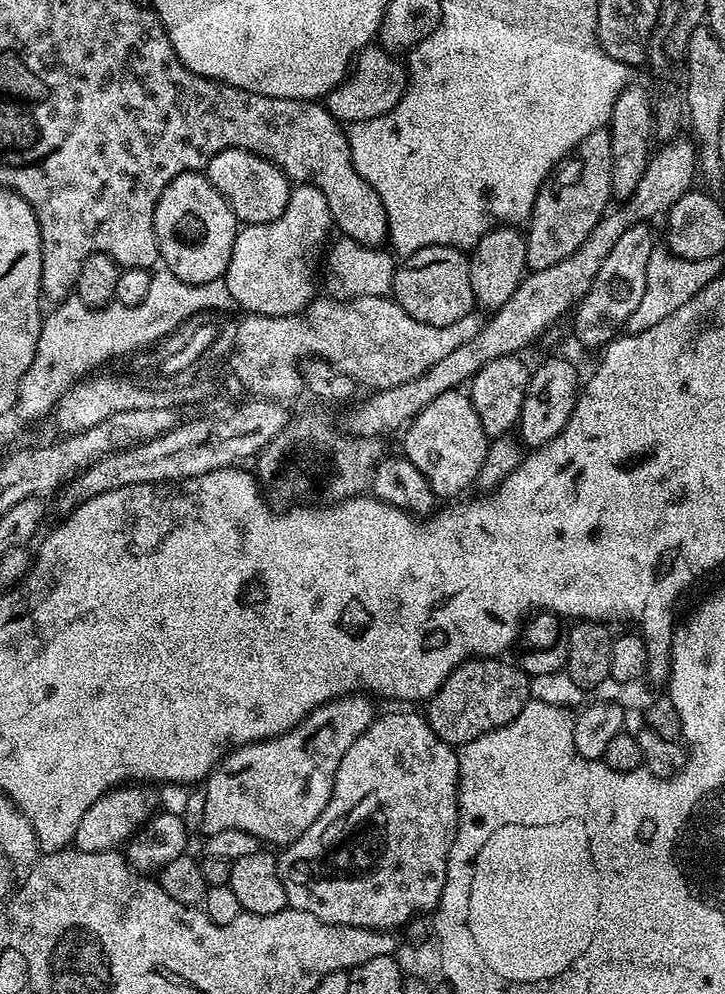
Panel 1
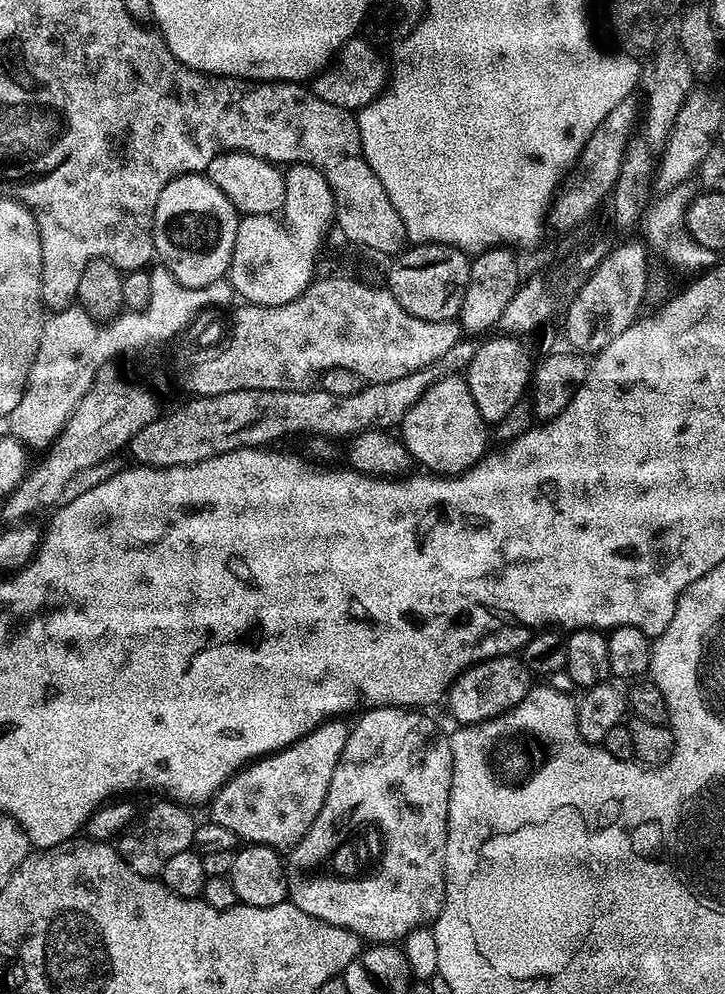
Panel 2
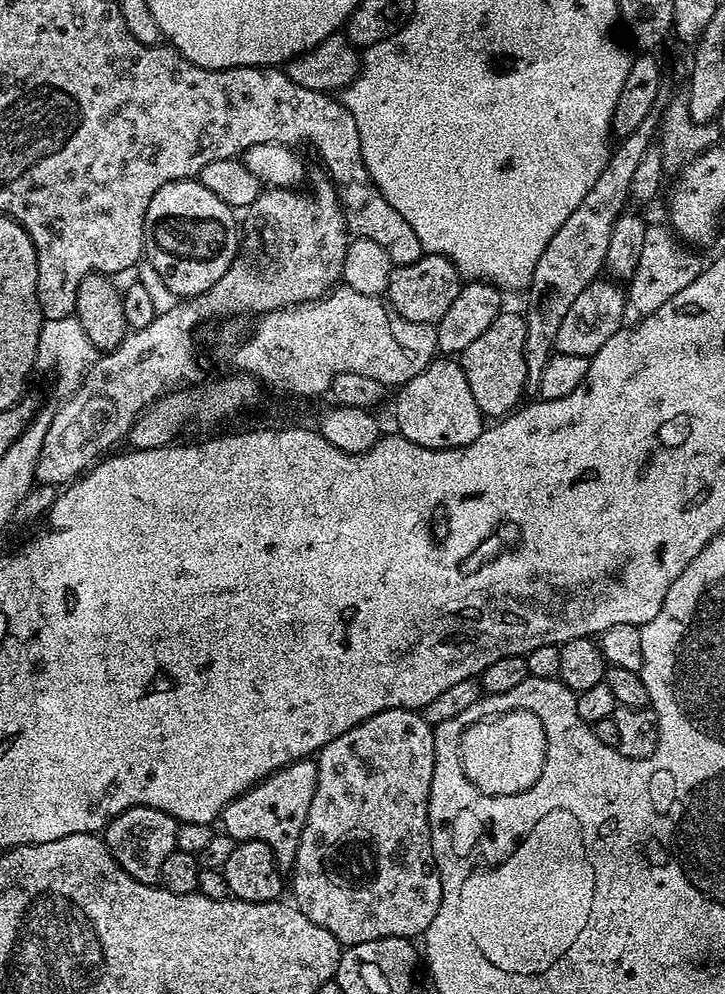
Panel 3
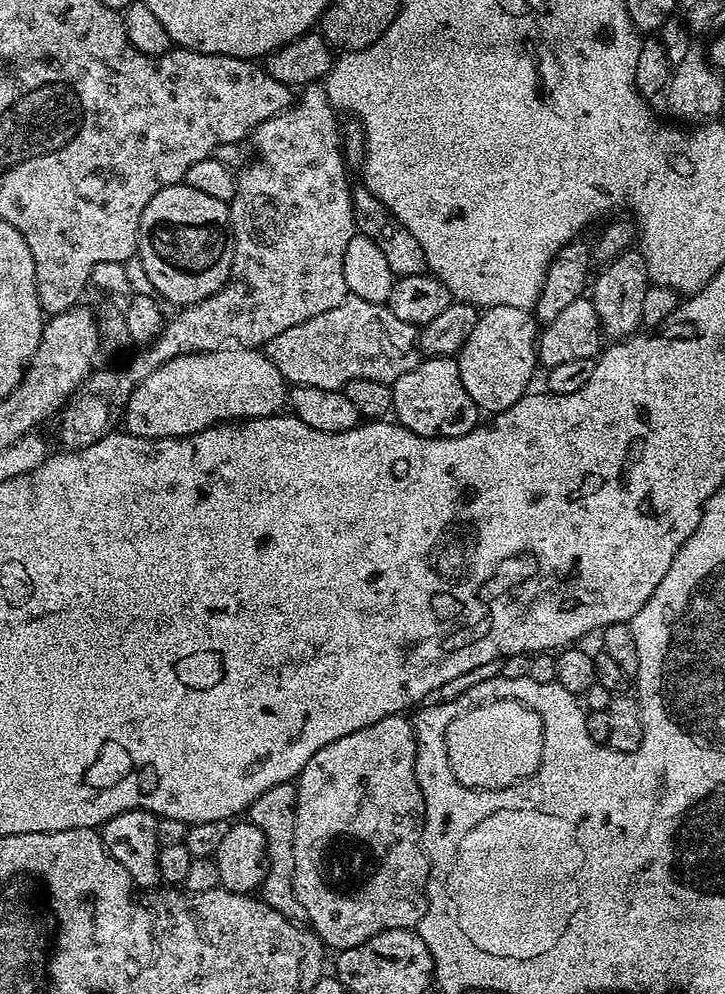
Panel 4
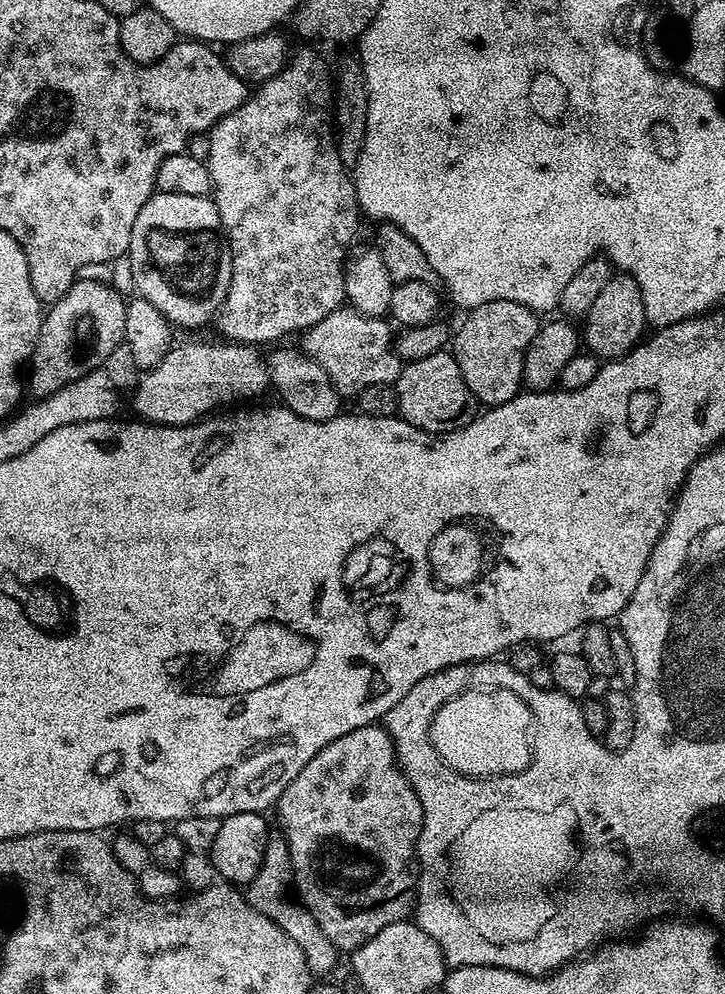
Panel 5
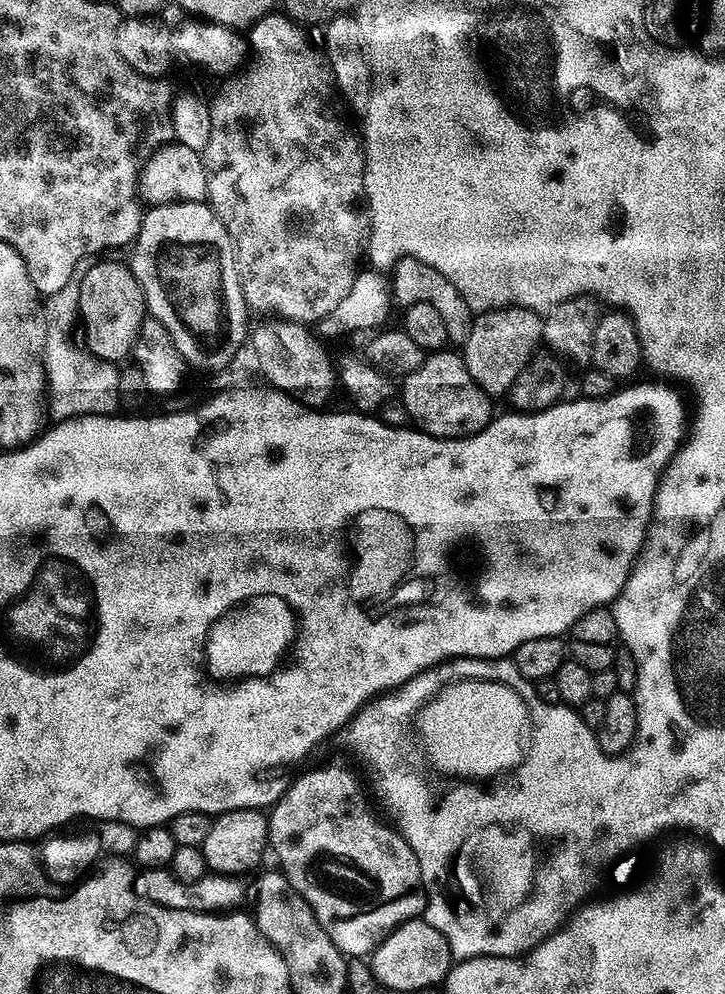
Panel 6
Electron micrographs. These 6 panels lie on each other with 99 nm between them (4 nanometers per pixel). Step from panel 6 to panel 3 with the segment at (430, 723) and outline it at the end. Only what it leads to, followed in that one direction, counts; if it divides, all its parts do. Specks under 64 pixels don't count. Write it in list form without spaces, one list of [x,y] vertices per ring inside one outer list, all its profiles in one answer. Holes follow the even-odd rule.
[[[518,709],[516,712],[491,716],[470,726],[461,736],[460,765],[464,777],[479,792],[485,792],[488,796],[513,796],[534,786],[534,782],[542,774],[549,753],[550,741],[546,738],[542,722],[534,713]]]

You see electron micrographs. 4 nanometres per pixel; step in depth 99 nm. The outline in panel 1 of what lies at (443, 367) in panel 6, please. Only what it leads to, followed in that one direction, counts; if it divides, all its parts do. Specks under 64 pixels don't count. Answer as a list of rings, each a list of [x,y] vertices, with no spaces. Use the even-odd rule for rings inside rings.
[[[463,391],[447,392],[446,394],[438,394],[438,398],[434,398],[434,402],[430,402],[430,406],[426,406],[426,410],[418,413],[414,419],[407,425],[404,436],[403,455],[407,456],[409,462],[414,466],[418,466],[418,470],[426,478],[426,482],[430,482],[432,491],[437,497],[452,496],[448,498],[456,498],[459,492],[464,492],[468,487],[477,483],[477,476],[482,470],[483,459],[486,458],[490,438],[482,430],[482,422],[478,422],[478,414],[472,405],[471,395],[465,394]]]

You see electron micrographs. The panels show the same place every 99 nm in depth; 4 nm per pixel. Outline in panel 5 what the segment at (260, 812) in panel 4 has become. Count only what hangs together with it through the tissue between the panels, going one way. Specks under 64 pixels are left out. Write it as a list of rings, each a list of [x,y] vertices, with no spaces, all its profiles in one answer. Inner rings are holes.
[[[269,831],[262,866],[256,877],[252,879],[251,884],[247,885],[246,899],[253,908],[257,908],[262,914],[266,914],[266,918],[270,918],[282,930],[286,930],[286,934],[290,934],[290,938],[294,938],[294,942],[298,942],[306,960],[306,966],[313,977],[331,977],[328,975],[336,968],[338,949],[332,945],[330,938],[326,938],[326,934],[322,930],[322,926],[318,926],[314,914],[310,914],[310,910],[305,908],[299,899],[291,900],[288,897],[290,894],[293,895],[293,892],[294,881],[288,843],[284,840],[283,831]]]

